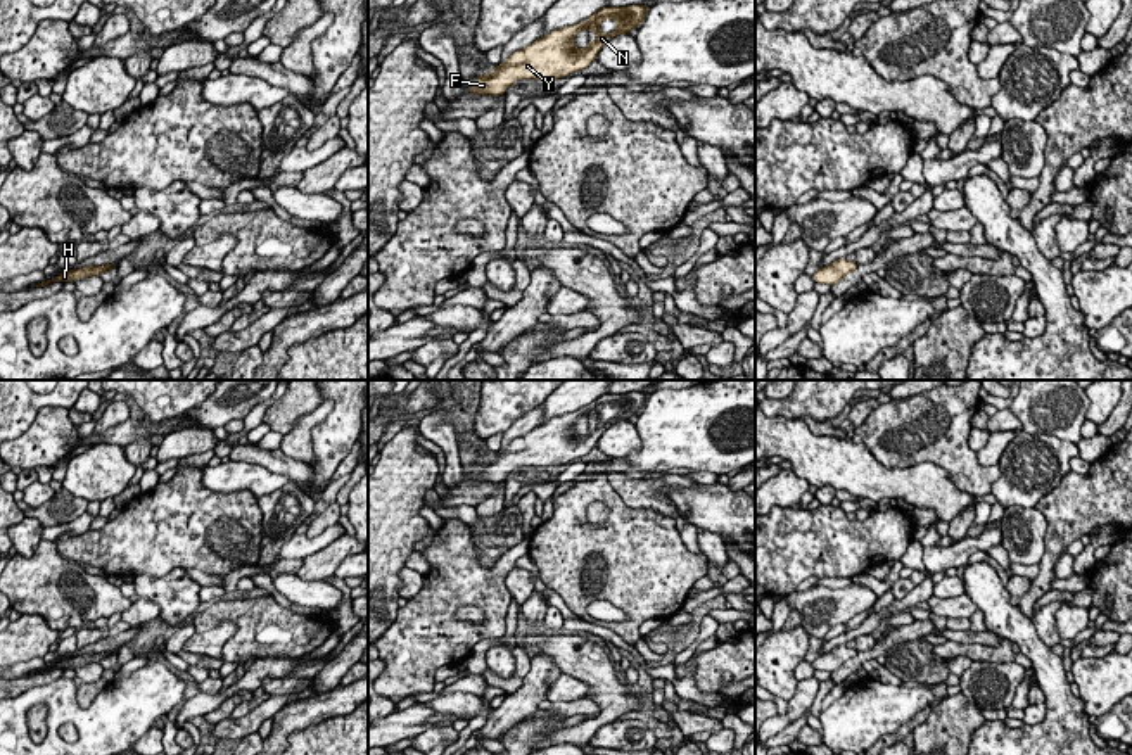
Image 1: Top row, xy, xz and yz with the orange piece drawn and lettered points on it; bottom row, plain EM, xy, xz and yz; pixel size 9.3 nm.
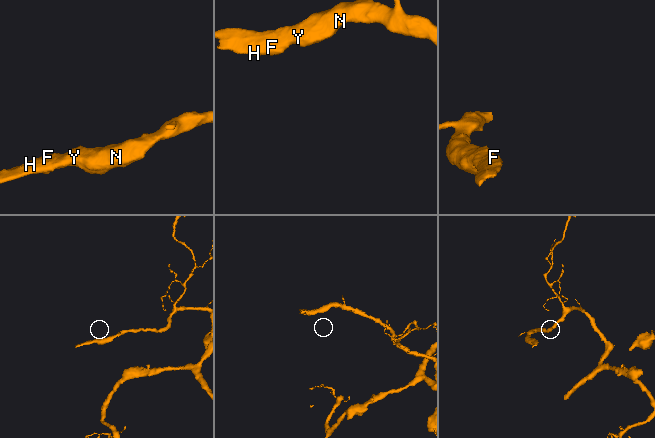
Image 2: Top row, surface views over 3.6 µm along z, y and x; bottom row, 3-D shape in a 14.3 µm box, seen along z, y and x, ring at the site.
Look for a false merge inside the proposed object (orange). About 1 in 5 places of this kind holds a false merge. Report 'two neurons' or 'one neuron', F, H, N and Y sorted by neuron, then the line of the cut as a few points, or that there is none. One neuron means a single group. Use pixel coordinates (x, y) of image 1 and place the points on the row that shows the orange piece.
one neuron; groups F H N Y; cut none

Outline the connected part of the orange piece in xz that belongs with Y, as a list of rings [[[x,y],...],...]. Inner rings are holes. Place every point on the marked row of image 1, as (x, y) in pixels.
[[[650,3],[627,7],[603,7],[588,19],[555,29],[550,35],[537,38],[522,50],[513,52],[501,66],[494,66],[491,74],[480,74],[470,85],[470,95],[501,97],[505,90],[517,79],[556,79],[588,67],[603,48],[617,35],[626,35],[633,28],[639,28],[645,21]],[[603,19],[615,19],[617,28],[603,35],[600,24]],[[579,29],[595,31],[596,38],[588,40],[586,48],[577,48],[574,38]]]

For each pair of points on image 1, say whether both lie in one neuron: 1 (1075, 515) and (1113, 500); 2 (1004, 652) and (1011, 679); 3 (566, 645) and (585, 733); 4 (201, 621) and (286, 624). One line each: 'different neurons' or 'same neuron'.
1: same neuron
2: different neurons
3: same neuron
4: same neuron

